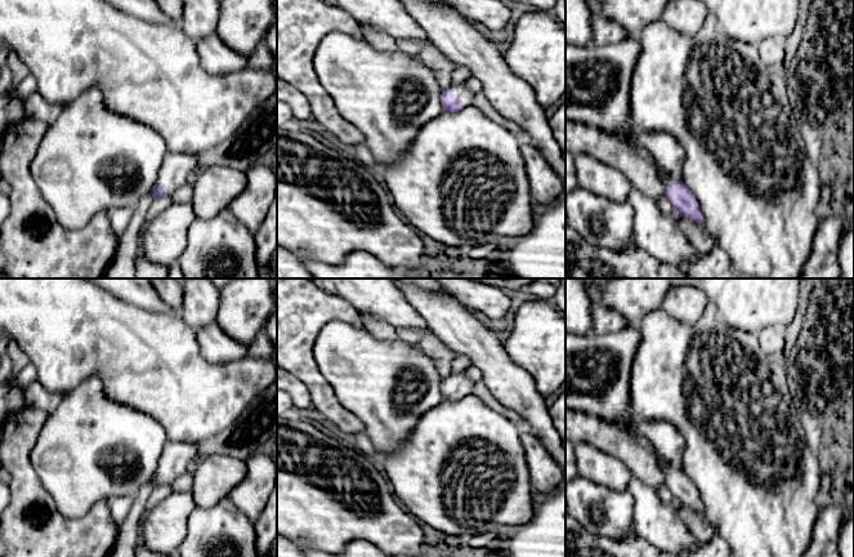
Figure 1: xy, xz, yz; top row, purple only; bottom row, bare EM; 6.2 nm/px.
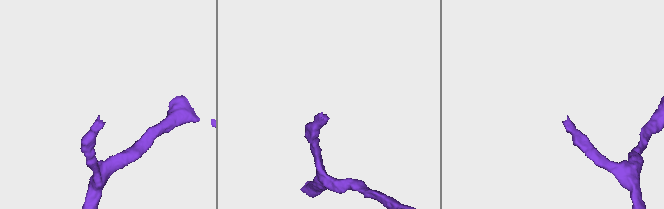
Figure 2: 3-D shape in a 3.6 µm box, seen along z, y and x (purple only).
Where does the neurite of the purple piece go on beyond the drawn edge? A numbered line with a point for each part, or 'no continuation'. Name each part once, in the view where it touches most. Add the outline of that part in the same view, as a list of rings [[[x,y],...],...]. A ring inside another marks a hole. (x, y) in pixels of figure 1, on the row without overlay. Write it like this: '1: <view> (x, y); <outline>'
1: xz (460, 379); [[[465,371],[451,373],[450,378],[451,378],[451,382],[455,384],[455,387],[462,389],[464,396],[473,393],[474,383],[468,378]]]

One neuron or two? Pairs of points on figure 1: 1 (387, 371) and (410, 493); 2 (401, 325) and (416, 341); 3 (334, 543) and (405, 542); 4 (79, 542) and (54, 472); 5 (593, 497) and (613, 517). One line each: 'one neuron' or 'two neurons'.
1: two neurons
2: two neurons
3: one neuron
4: two neurons
5: one neuron

